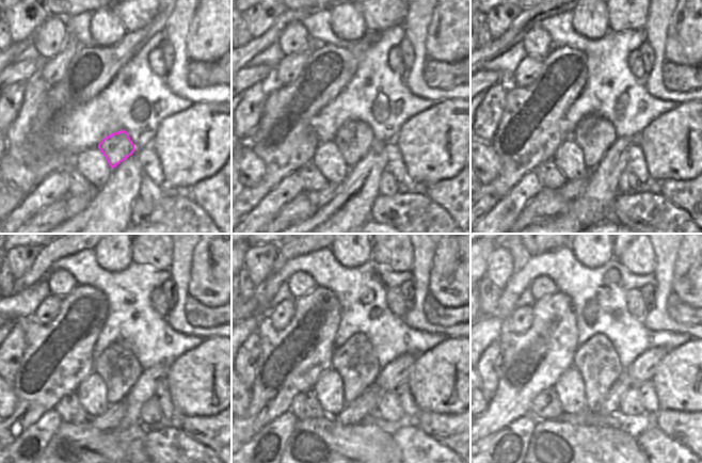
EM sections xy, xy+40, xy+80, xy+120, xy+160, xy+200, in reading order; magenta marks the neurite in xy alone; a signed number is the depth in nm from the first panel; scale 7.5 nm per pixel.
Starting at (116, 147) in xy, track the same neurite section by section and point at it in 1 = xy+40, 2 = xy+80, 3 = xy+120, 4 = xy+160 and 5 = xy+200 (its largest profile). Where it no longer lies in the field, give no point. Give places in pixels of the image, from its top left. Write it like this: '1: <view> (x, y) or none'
1: xy+40 (354, 138)
2: xy+80 (594, 134)
3: xy+120 (117, 366)
4: xy+160 (356, 363)
5: xy+200 (596, 360)

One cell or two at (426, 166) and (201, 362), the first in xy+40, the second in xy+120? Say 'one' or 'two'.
one

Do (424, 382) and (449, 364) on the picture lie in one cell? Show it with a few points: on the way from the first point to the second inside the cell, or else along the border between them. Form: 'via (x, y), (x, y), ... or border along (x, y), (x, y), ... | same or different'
via (430, 382), (443, 370) | same

